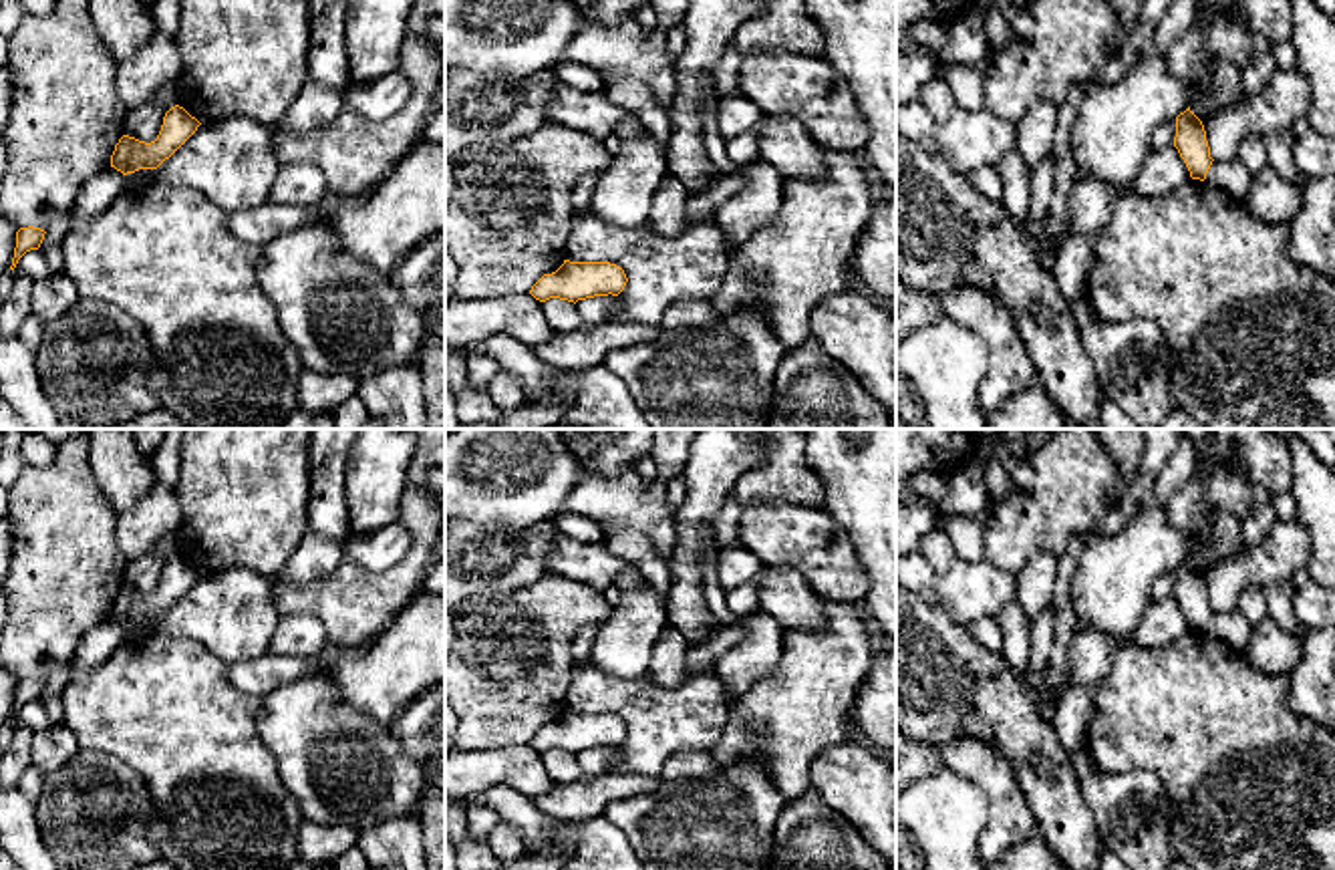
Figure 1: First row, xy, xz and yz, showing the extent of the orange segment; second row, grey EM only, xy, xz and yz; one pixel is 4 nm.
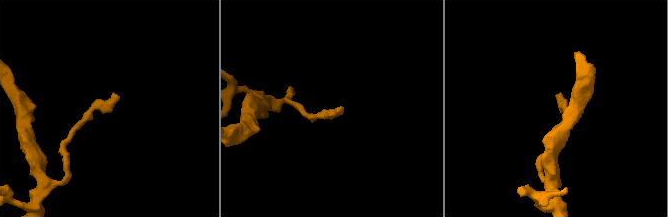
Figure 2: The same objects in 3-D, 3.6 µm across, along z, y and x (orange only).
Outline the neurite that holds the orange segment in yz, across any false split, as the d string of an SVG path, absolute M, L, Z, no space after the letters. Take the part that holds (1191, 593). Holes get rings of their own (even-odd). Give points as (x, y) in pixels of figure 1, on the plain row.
M1190 558L1176 568L1174 598L1184 610L1190 628L1204 632L1214 610L1210 608L1204 576Z

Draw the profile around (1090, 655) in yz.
M1174 596L1150 600L1130 638L1109 638L1091 630L1075 634L1067 650L1065 675L1073 685L1097 685L1107 675L1118 648L1128 644L1170 646L1188 630L1192 630L1190 622Z

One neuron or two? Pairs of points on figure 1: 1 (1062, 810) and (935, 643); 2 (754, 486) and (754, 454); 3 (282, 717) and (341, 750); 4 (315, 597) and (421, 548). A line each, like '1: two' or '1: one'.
1: one
2: two
3: one
4: one

